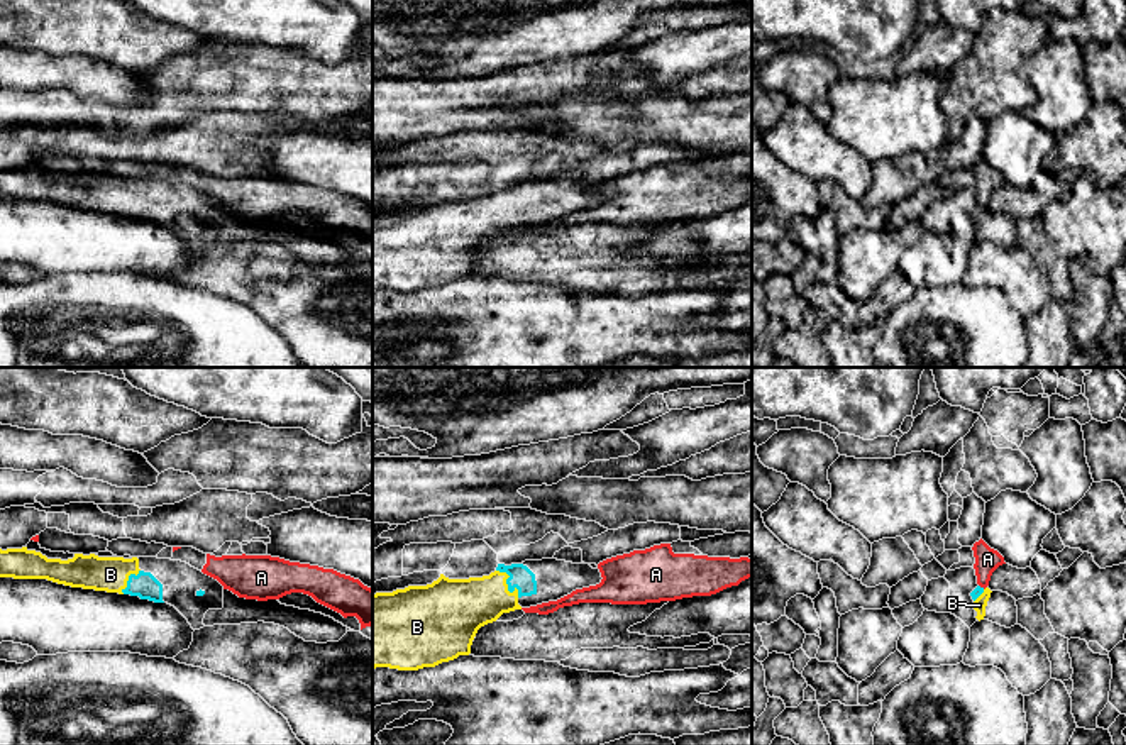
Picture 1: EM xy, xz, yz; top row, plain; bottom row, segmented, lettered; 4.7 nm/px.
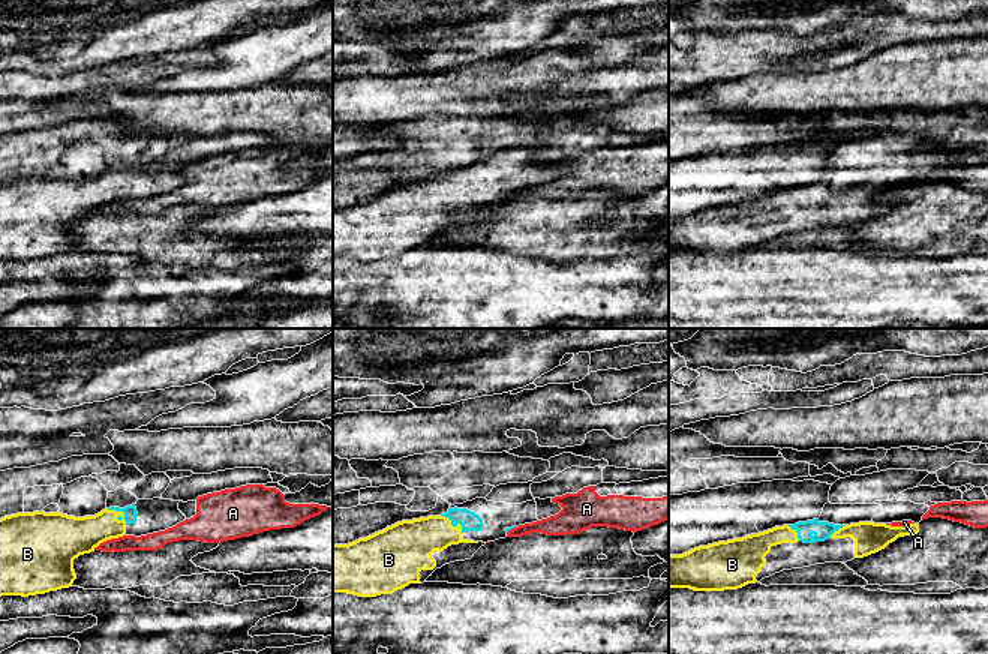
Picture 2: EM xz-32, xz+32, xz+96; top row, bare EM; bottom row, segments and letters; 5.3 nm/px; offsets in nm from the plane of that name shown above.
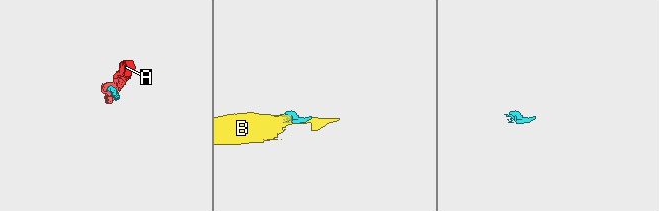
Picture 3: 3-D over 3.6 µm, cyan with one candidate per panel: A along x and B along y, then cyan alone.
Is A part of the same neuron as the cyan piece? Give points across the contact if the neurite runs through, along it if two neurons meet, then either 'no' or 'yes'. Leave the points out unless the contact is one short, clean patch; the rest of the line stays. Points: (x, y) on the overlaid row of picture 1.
border yz (979, 584), (984, 588); no

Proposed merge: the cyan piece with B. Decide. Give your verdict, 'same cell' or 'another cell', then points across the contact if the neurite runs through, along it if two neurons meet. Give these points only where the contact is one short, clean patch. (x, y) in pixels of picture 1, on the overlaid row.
same cell

